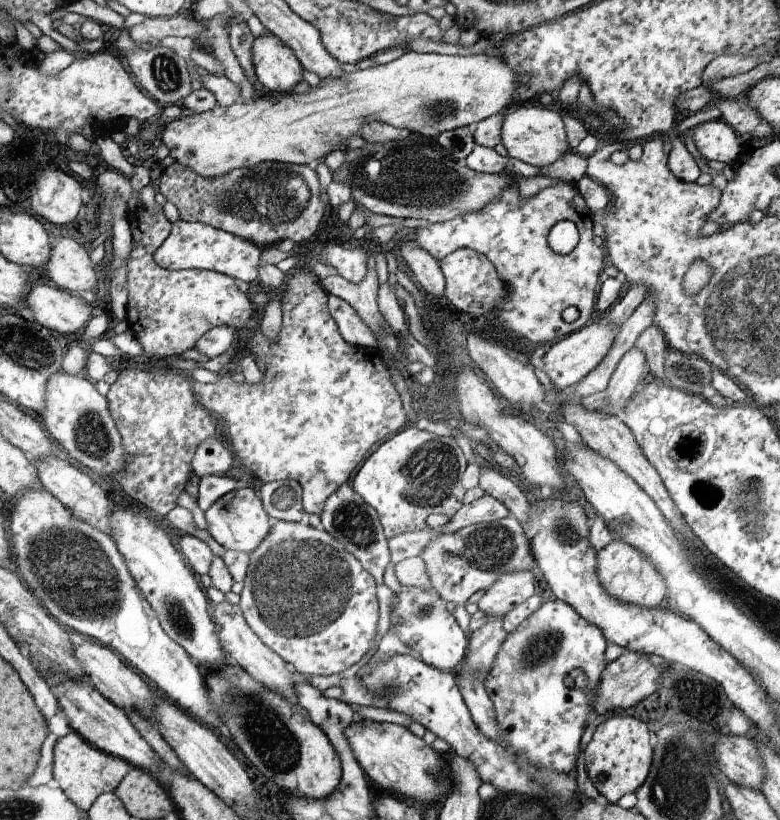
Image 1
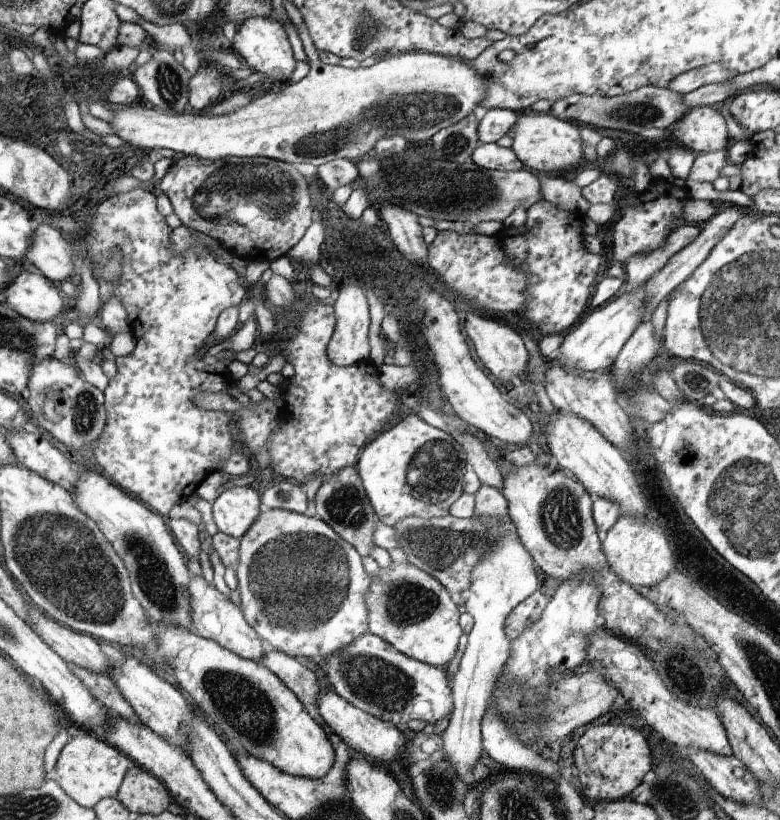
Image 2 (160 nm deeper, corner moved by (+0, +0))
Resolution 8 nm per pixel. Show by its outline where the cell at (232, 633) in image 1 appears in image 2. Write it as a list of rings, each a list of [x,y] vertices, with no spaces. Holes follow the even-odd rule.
[[[194,576],[189,582],[189,607],[191,626],[200,636],[214,640],[244,658],[255,660],[257,663],[261,662],[261,656],[266,648],[265,643],[245,618],[241,607],[218,590],[213,583],[202,576]]]

